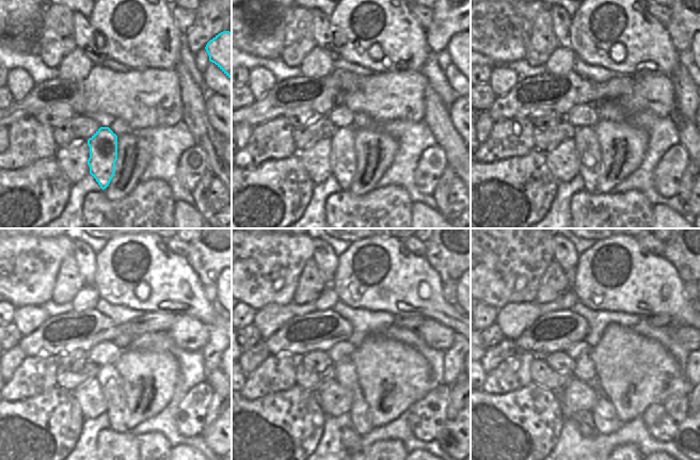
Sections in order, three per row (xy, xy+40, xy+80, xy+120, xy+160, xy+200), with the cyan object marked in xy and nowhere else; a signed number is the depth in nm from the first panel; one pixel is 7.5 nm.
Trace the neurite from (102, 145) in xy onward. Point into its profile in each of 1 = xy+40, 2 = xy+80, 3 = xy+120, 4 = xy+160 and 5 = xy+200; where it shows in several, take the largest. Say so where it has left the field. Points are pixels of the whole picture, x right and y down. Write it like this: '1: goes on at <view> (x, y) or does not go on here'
1: goes on at xy+40 (343, 158)
2: goes on at xy+80 (587, 147)
3: goes on at xy+120 (110, 381)
4: goes on at xy+160 (346, 375)
5: goes on at xy+200 (584, 370)

